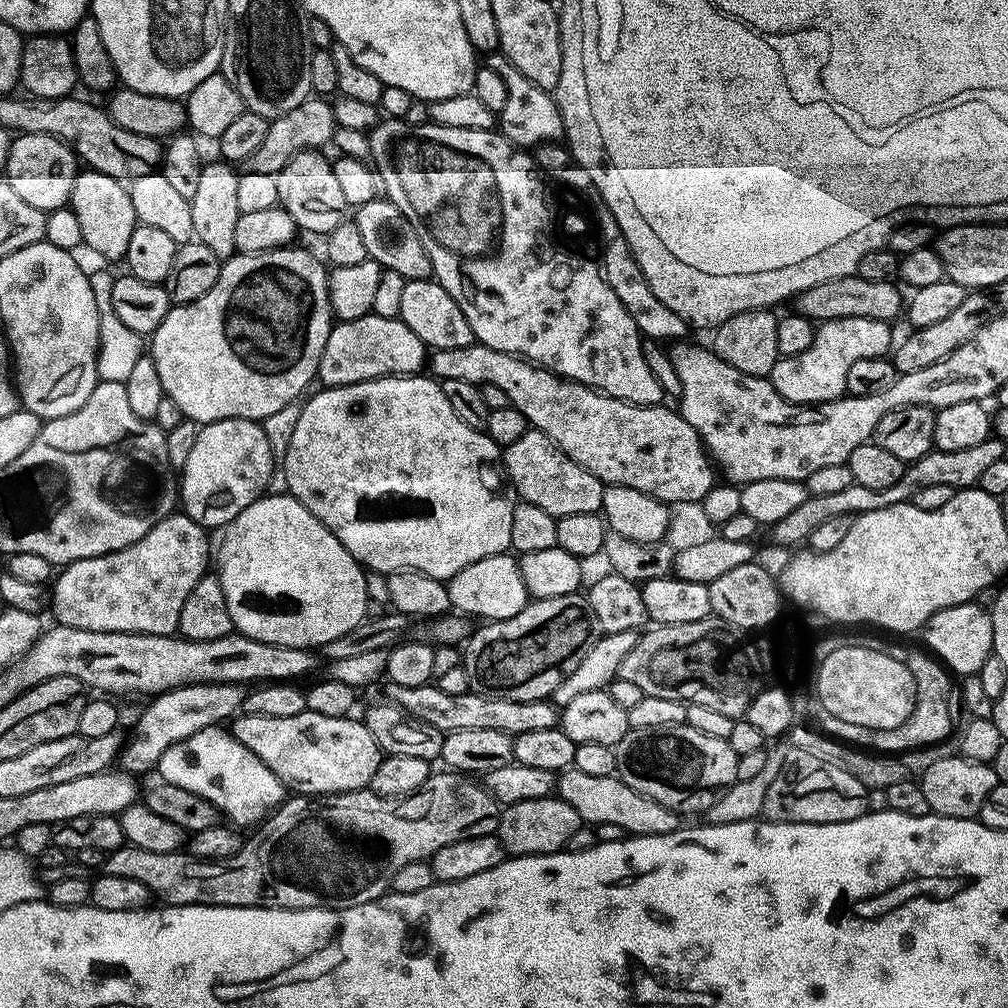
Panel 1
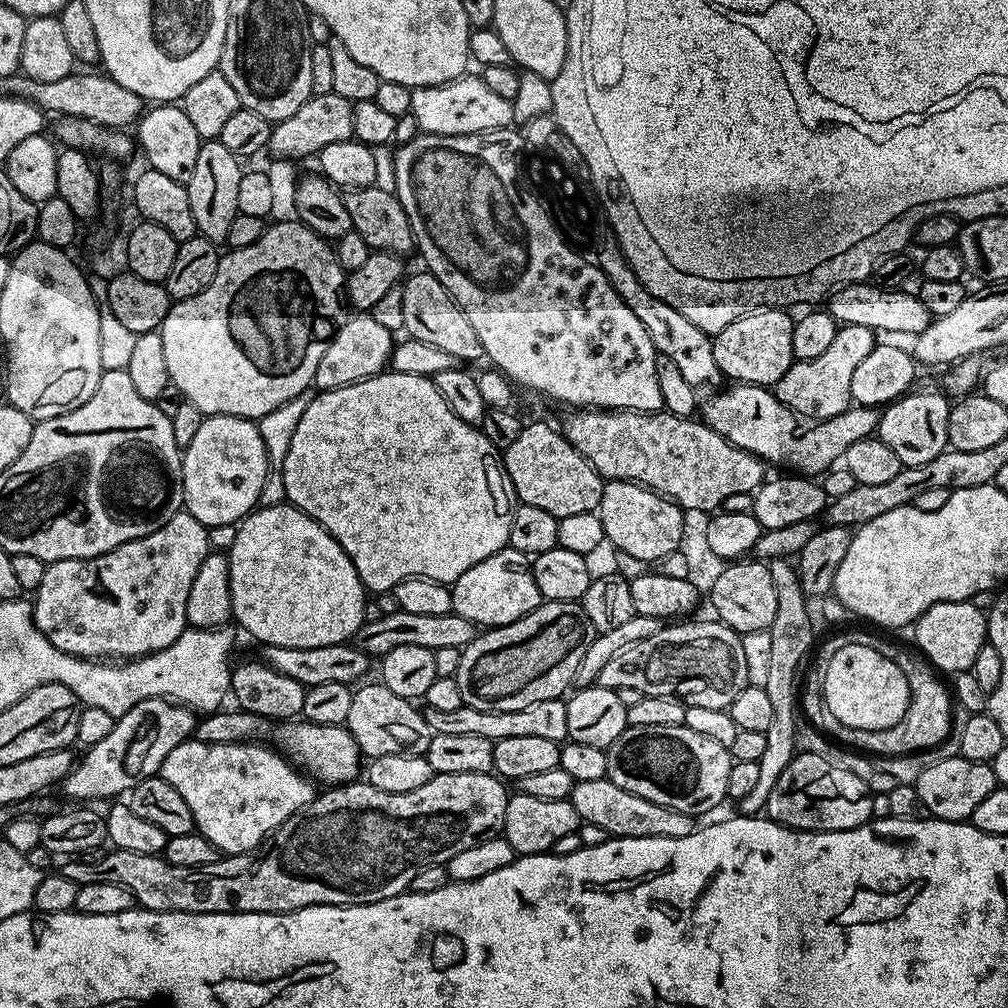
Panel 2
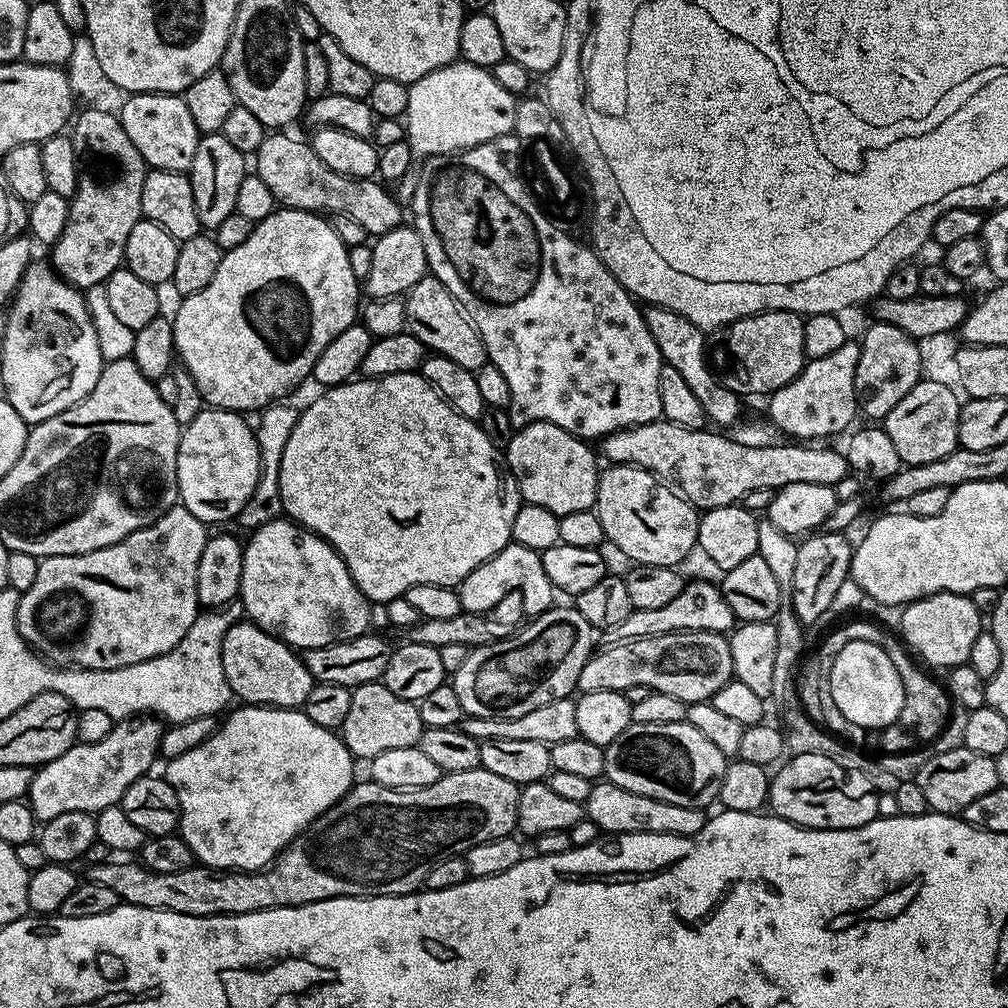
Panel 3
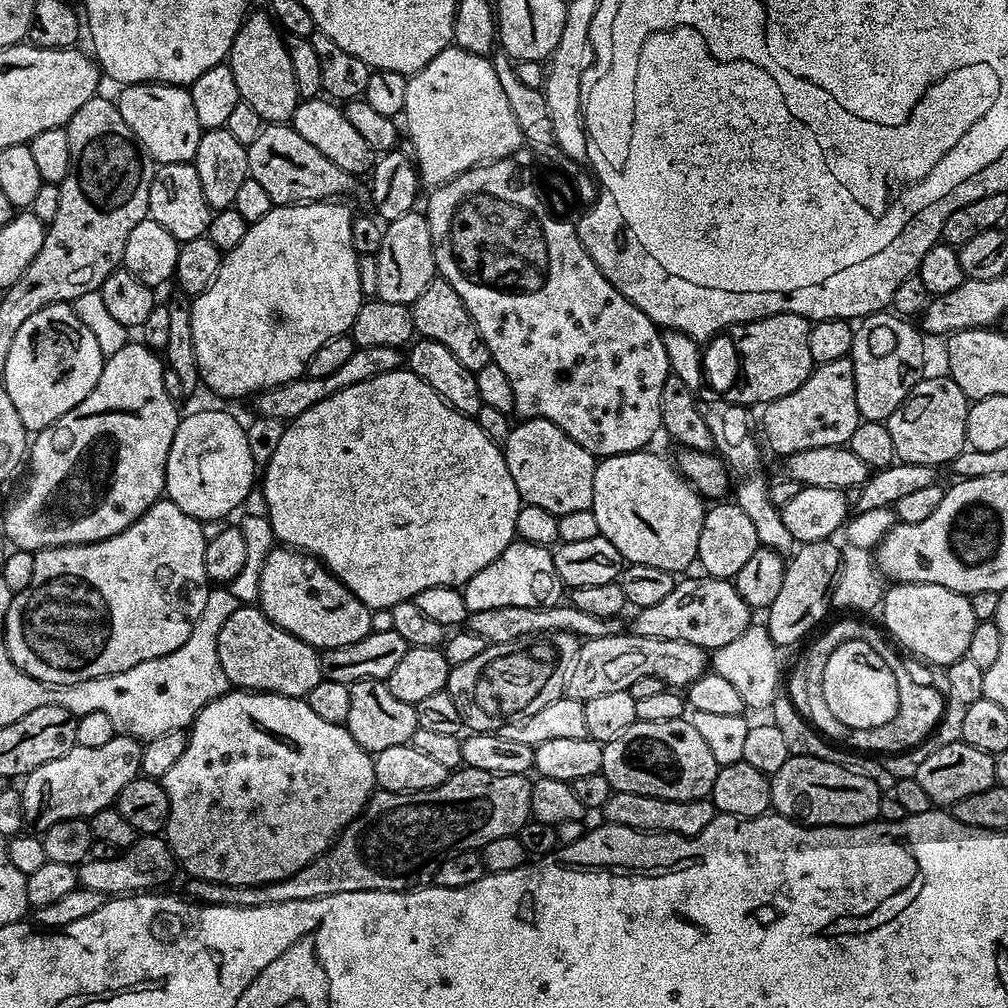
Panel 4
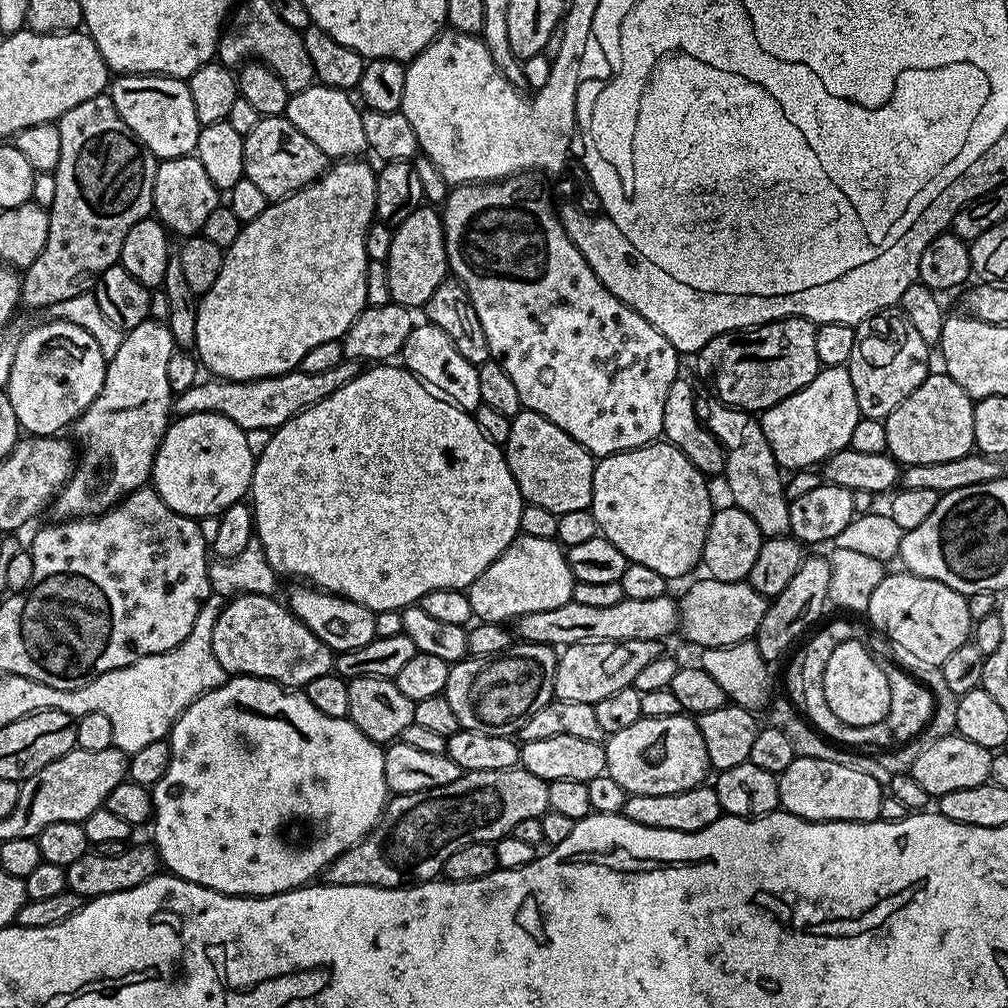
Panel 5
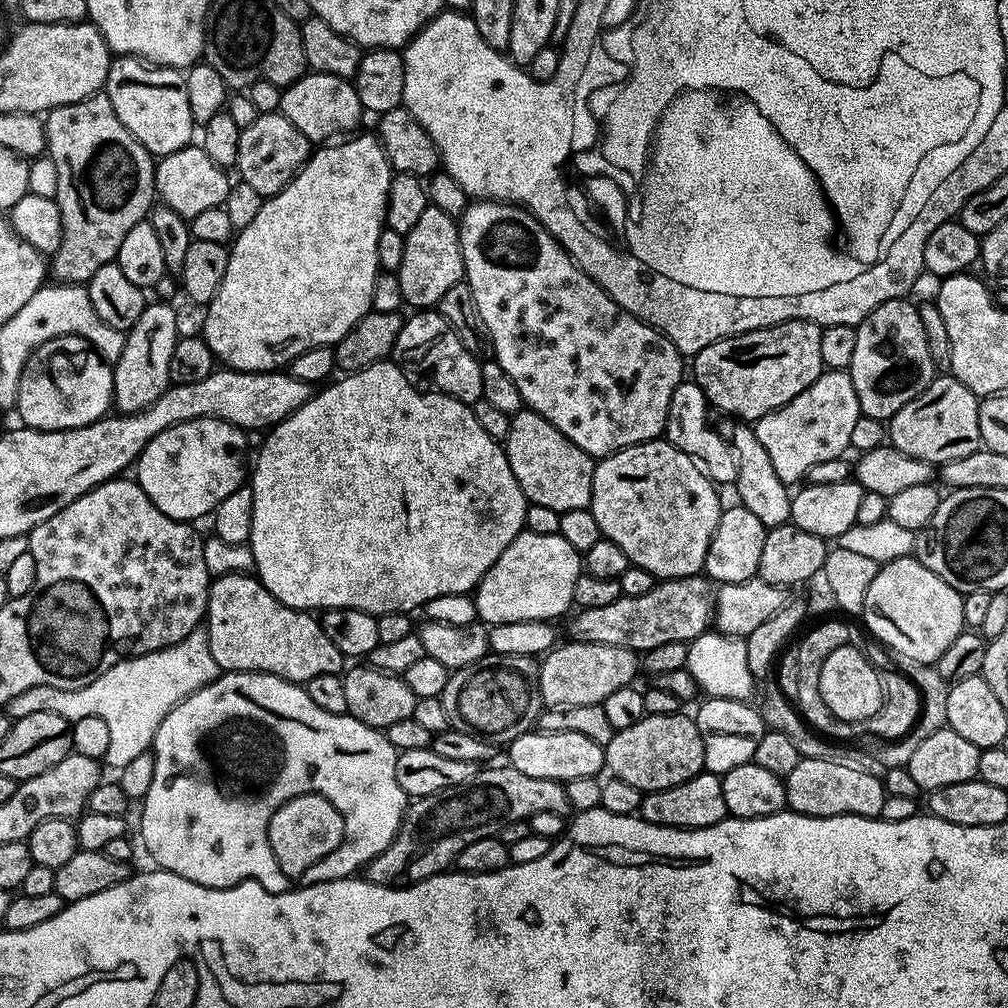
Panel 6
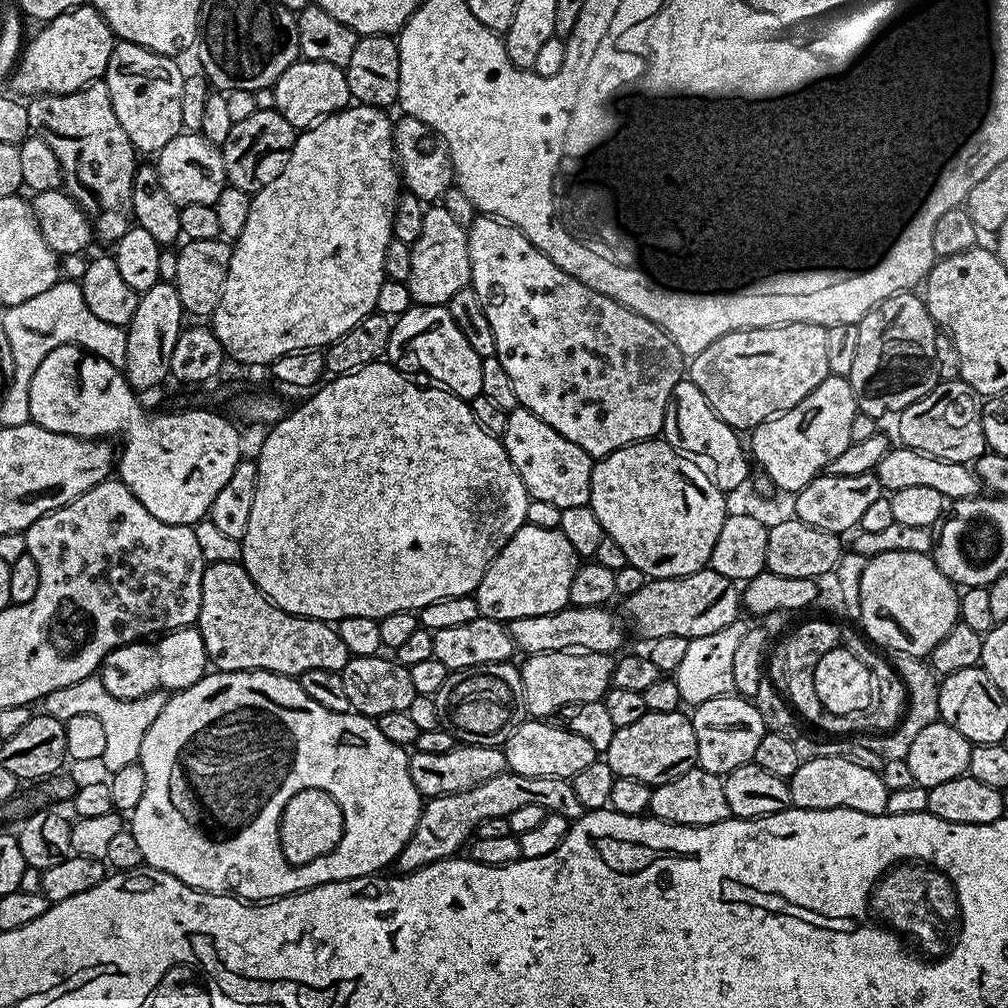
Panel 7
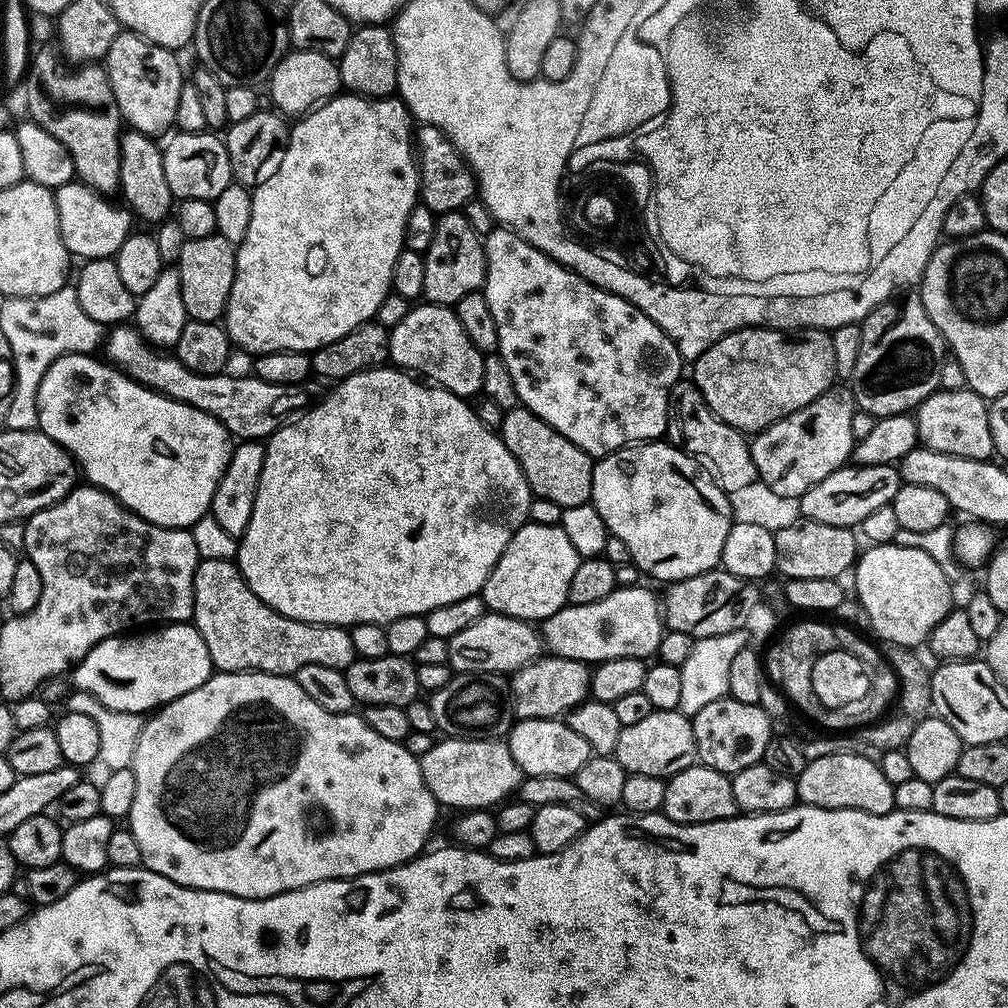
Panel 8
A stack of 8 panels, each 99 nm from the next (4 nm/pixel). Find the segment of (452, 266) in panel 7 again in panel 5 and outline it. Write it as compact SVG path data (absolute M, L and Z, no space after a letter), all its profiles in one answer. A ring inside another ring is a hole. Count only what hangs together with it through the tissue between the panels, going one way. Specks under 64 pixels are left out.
M418 207L414 214L410 214L401 224L395 225L386 263L390 274L392 303L413 310L423 309L430 294L434 294L434 290L438 290L442 281L450 276L444 241L444 222L435 207Z

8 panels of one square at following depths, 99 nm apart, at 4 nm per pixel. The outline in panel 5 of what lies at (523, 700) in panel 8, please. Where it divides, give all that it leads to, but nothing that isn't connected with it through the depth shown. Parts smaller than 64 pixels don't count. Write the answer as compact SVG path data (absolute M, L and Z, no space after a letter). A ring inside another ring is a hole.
M658 640L646 642L594 642L593 644L569 644L556 657L556 673L552 695L566 702L597 704L602 698L623 688L631 688L634 677L654 658L662 655Z

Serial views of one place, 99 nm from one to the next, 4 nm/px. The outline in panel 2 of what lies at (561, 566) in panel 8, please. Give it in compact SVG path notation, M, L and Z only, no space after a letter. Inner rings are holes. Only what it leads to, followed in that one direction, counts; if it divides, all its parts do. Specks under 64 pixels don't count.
M511 546L502 549L498 554L490 554L490 558L482 558L478 566L470 566L470 570L453 580L450 587L452 611L469 620L471 624L483 626L485 629L495 628L498 622L514 622L533 612L542 603L529 557Z

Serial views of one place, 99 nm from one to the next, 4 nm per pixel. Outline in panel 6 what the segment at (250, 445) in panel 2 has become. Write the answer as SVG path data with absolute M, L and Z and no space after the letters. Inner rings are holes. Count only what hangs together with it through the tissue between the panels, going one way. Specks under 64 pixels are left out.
M206 417L182 422L162 430L145 446L134 465L134 479L162 514L196 522L207 512L215 513L222 498L230 498L245 483L244 448L245 433L226 421Z

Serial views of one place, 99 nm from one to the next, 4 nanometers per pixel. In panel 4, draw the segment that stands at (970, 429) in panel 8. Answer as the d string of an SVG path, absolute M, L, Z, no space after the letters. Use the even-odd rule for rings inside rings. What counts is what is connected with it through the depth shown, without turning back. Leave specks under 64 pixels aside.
M941 374L922 378L912 393L887 418L896 460L901 464L951 465L952 459L966 447L966 414L970 401L951 376Z

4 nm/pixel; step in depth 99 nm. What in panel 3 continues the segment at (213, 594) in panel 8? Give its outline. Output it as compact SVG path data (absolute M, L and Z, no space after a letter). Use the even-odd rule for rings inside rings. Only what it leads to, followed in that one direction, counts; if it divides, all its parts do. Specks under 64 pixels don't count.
M238 622L226 630L226 638L222 638L222 670L226 670L226 682L230 682L230 690L237 701L261 708L303 709L314 683L297 649L251 622Z

